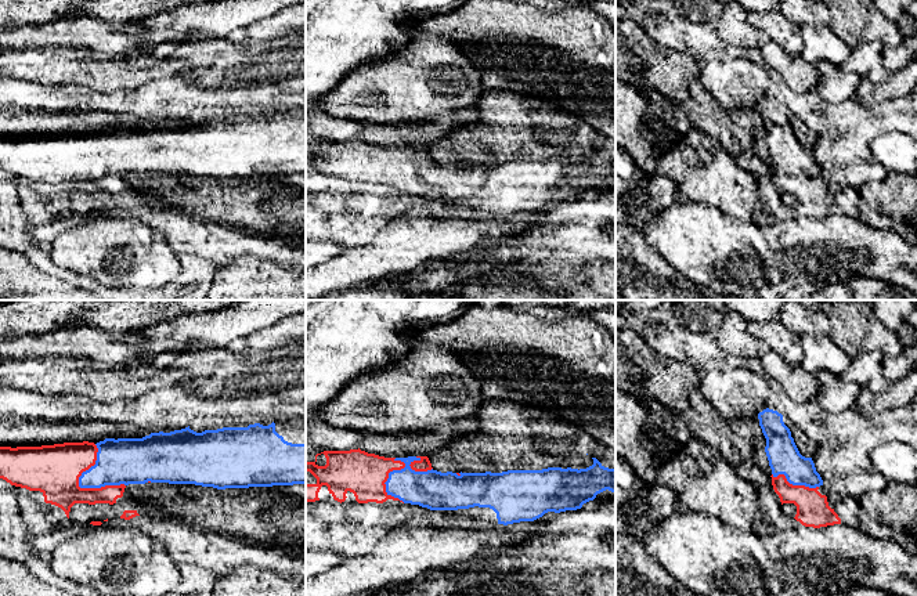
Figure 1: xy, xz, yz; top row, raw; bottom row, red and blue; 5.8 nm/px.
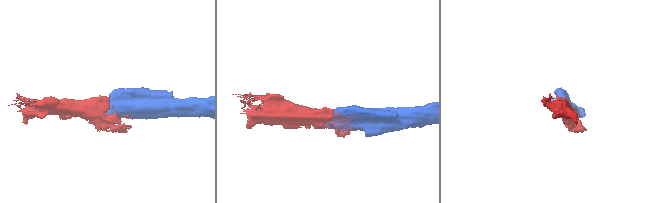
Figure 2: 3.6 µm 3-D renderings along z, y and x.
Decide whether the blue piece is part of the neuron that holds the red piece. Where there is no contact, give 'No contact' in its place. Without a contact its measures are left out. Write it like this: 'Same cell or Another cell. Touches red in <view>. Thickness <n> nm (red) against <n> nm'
Same cell. Touches red in xy. Thickness 300 nm (red) against 240 nm

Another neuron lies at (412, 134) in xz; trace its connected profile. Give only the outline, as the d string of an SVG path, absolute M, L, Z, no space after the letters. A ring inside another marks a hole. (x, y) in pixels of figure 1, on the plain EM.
M470 109L443 113L425 123L372 124L360 129L360 140L385 148L429 147L441 141L451 130L474 123L477 115Z

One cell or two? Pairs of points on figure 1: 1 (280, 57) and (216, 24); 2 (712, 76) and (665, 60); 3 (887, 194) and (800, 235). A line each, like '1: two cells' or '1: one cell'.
1: two cells
2: two cells
3: two cells

